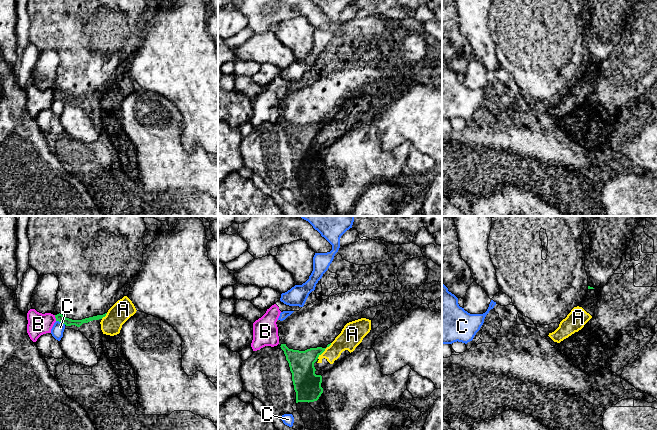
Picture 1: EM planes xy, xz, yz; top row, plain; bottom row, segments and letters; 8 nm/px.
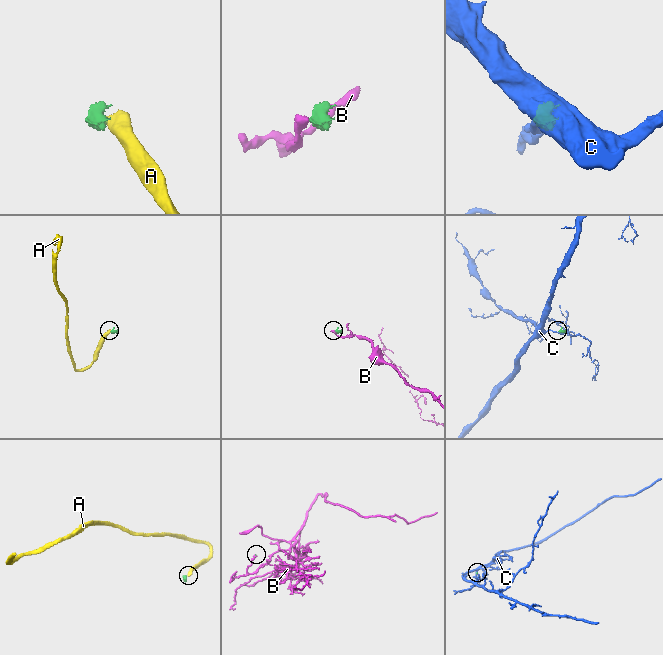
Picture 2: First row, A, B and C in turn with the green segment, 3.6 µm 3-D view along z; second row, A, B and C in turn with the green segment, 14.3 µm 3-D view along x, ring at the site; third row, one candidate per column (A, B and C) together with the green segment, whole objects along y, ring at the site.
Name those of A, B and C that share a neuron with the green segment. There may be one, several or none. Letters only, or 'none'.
none

